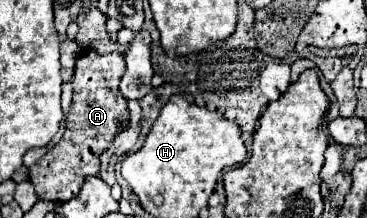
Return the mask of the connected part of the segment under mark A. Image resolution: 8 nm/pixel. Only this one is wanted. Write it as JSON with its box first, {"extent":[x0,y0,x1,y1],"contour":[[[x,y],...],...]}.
{"extent":[29,50,129,202],"contour":[[[85,50],[77,58],[73,76],[73,100],[65,120],[65,132],[55,148],[29,168],[29,180],[35,186],[39,200],[67,202],[79,192],[85,176],[95,176],[99,172],[101,152],[107,150],[113,136],[119,134],[129,120],[127,100],[119,94],[119,80],[123,72],[125,60],[119,52],[101,56],[95,50]]]}

